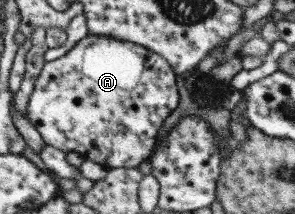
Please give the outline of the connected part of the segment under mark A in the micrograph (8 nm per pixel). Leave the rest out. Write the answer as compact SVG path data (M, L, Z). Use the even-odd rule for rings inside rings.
M90 34L83 38L83 40L80 40L67 54L61 56L61 58L56 58L43 65L39 76L36 78L34 90L28 102L27 117L49 146L54 146L56 149L66 152L66 154L68 152L77 152L85 161L96 162L108 170L135 168L144 160L149 159L154 152L159 129L163 126L164 120L179 106L179 100L181 98L177 89L177 74L175 74L172 66L160 54L129 41L120 41L111 37Z

